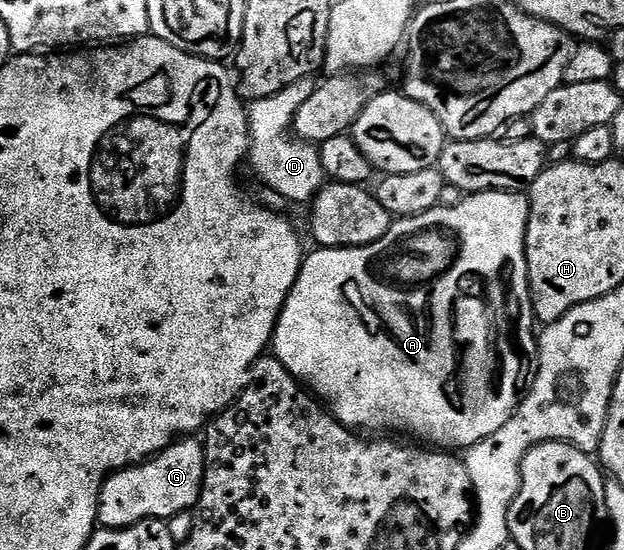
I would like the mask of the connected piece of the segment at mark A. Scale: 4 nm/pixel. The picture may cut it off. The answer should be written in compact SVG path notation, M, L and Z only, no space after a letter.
M474 193L460 200L464 201L458 202L457 205L440 203L435 208L426 210L424 213L401 216L399 219L393 220L392 226L386 231L386 235L382 235L382 239L378 239L369 245L350 245L343 249L316 247L313 248L314 251L309 257L307 254L303 258L298 279L286 299L284 310L281 311L280 318L276 324L276 334L272 336L271 348L274 350L276 360L282 362L292 372L292 376L297 381L307 386L323 402L328 412L336 420L342 422L347 429L353 431L369 429L372 435L384 435L387 434L384 433L387 429L397 429L400 433L409 433L412 437L421 437L422 440L429 441L429 443L424 443L432 447L439 447L444 451L460 451L456 449L467 451L472 446L477 445L482 439L494 435L494 431L498 431L498 427L502 427L511 419L513 413L516 412L516 406L522 400L522 391L527 390L532 382L536 380L538 333L537 330L532 330L532 325L534 326L534 314L532 311L532 296L530 295L530 287L528 286L528 260L526 259L526 251L524 250L524 240L526 239L526 231L528 230L528 198L524 193Z

